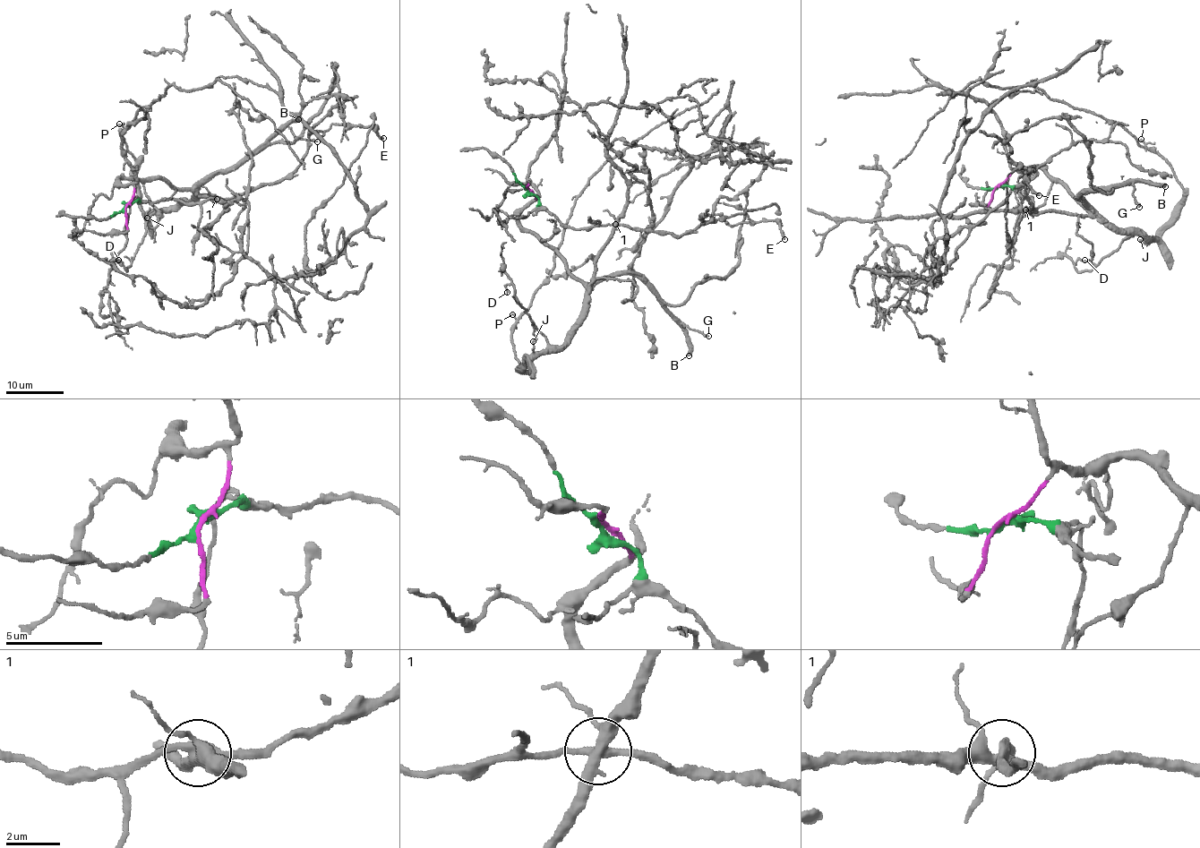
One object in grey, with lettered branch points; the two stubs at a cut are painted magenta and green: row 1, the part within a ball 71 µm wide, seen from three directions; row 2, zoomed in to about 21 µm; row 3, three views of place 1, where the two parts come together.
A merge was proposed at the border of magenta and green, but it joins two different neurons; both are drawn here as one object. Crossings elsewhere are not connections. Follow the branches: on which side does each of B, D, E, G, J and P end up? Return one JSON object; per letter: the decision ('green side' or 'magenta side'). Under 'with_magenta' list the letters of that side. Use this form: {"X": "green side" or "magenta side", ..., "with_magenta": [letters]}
{"B": "magenta side", "D": "magenta side", "E": "green side", "G": "magenta side", "J": "magenta side", "P": "magenta side", "with_magenta": ["B", "D", "G", "J", "P"]}

